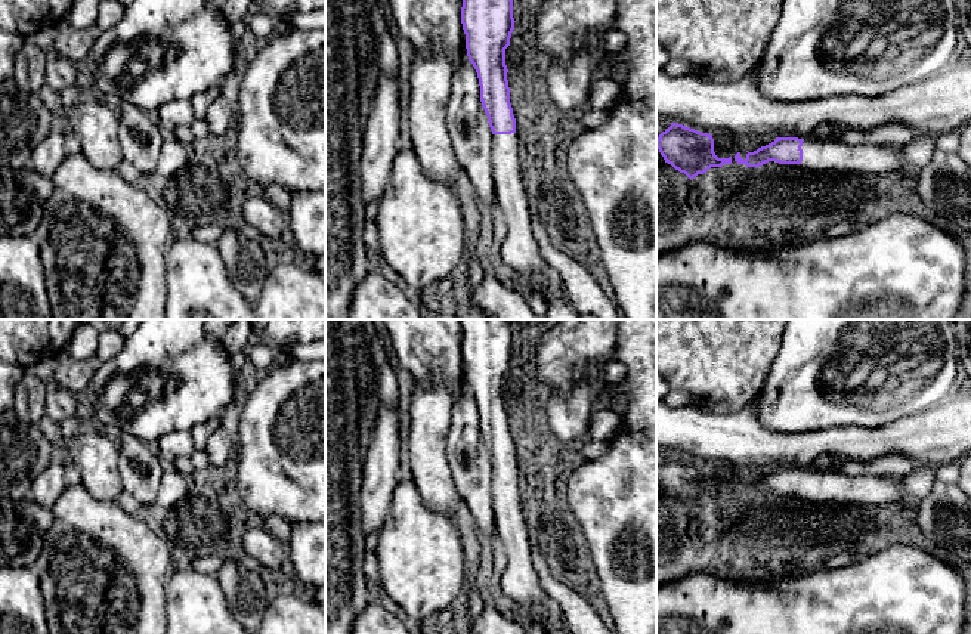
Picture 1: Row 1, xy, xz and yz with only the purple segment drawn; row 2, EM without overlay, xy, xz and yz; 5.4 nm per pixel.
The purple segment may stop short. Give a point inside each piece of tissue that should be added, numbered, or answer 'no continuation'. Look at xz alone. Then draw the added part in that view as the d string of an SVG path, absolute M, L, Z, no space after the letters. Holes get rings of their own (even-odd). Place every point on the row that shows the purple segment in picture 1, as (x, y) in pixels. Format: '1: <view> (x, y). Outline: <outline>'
1: xz (519, 251). Outline: M517 133L492 134L491 167L497 202L507 220L502 263L519 273L532 275L541 290L563 290L562 278L541 256L532 235L528 176Z

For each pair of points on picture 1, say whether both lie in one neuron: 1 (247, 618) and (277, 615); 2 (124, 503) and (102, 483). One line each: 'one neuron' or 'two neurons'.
1: two neurons
2: two neurons

